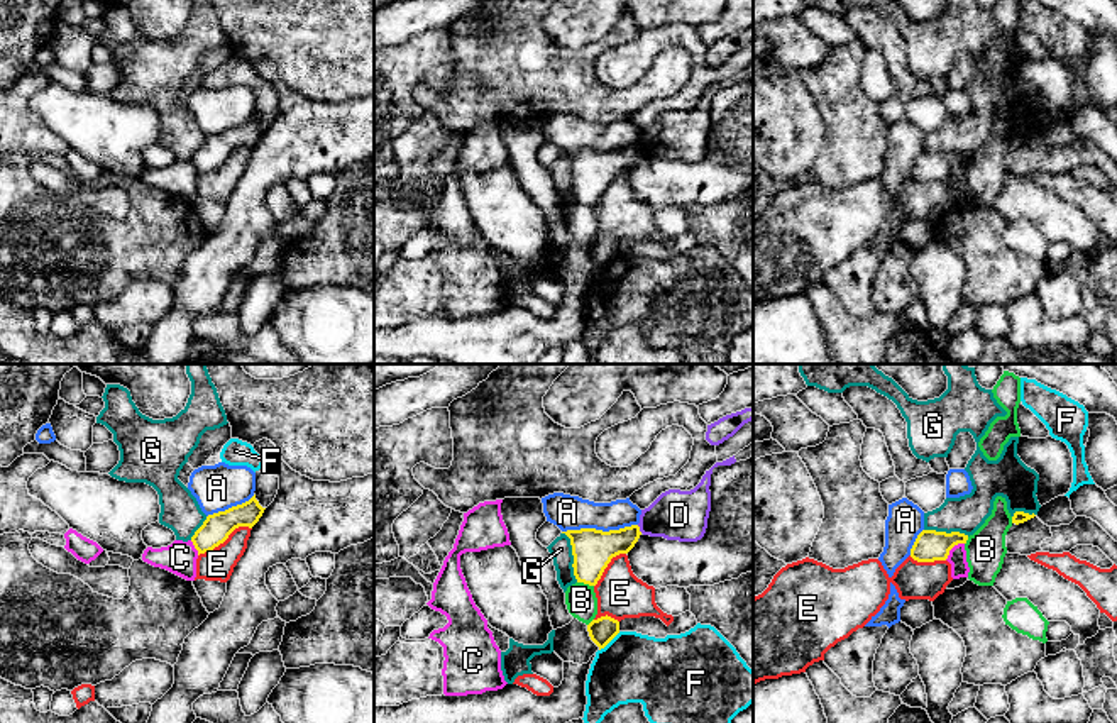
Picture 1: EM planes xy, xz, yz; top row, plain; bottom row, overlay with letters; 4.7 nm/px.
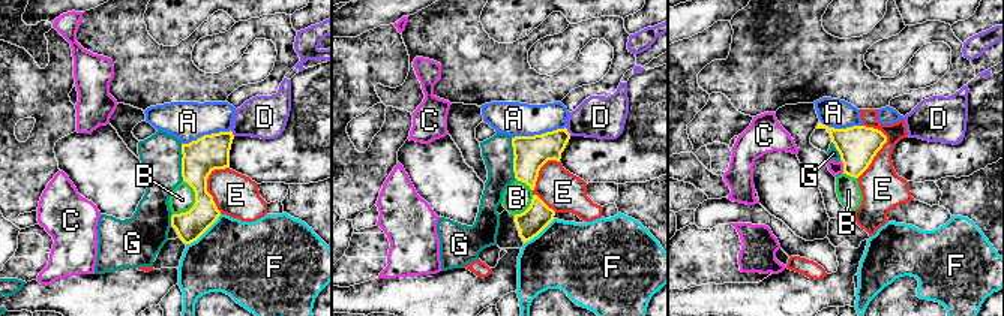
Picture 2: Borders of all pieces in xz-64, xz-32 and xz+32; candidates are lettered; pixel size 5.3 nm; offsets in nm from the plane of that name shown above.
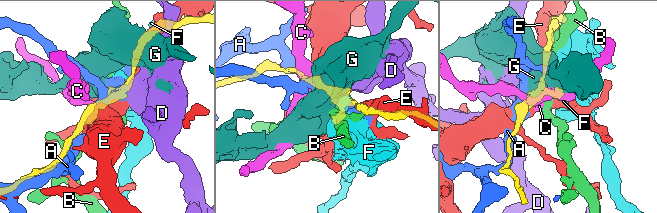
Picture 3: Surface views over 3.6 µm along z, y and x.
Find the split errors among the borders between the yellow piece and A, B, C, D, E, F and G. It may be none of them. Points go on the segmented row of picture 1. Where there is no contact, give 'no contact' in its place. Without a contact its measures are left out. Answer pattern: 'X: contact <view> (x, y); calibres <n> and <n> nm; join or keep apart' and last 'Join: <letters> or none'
A: contact xz (599, 530); calibres 190 and 160 nm; keep apart
B: contact xz (586, 583); calibres 190 and 150 nm; keep apart
C: contact yz (951, 547); calibres 150 and 90 nm; keep apart
D: contact xz (638, 529); calibres 190 and 240 nm; keep apart
E: contact xy (224, 540); calibres 140 and 150 nm; keep apart
F: contact xz (610, 640); calibres 120 and 320 nm; keep apart
G: contact xz (574, 557); calibres 190 and 110 nm; keep apart
Join: none

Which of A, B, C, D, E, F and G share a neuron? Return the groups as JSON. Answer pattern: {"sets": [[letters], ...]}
{"sets": [["A"], ["B"], ["C"], ["D"], ["E"], ["F"], ["G"]]}

